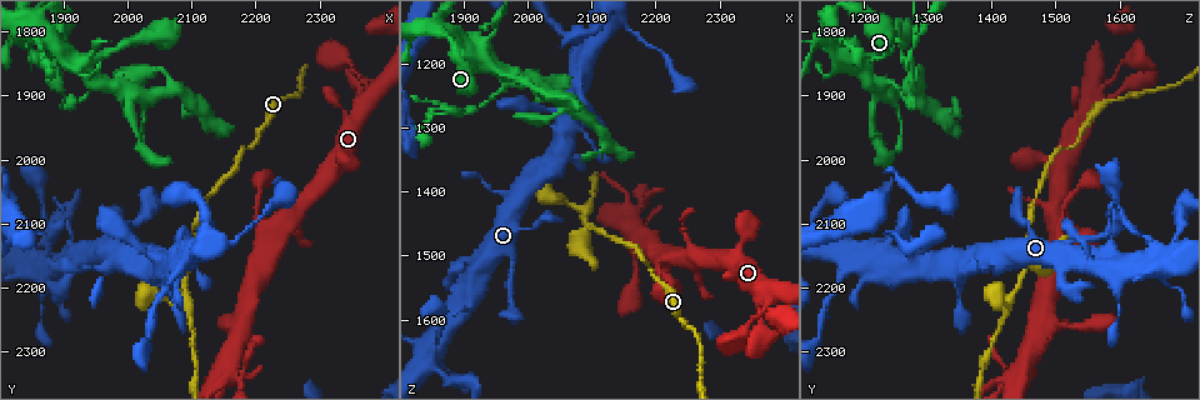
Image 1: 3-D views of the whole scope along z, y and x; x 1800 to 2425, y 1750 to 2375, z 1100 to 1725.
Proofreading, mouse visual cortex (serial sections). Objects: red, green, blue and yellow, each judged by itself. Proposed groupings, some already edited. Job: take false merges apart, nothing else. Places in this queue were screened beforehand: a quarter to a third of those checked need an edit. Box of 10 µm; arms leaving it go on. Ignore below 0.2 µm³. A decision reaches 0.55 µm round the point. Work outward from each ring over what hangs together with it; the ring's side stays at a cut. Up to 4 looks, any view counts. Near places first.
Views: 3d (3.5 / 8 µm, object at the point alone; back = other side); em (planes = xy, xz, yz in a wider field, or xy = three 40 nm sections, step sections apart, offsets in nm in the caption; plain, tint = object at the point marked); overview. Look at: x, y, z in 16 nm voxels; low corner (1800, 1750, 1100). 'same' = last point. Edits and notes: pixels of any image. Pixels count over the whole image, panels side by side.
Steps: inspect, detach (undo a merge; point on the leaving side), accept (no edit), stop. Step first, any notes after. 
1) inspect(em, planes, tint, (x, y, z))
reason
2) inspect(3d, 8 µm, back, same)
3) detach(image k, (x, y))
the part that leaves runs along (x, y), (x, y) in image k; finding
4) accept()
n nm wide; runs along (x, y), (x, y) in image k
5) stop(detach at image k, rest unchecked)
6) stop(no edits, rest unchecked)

inspect(3d, 3.5 µm, (2095, 2165, 1455))
narrows sharply

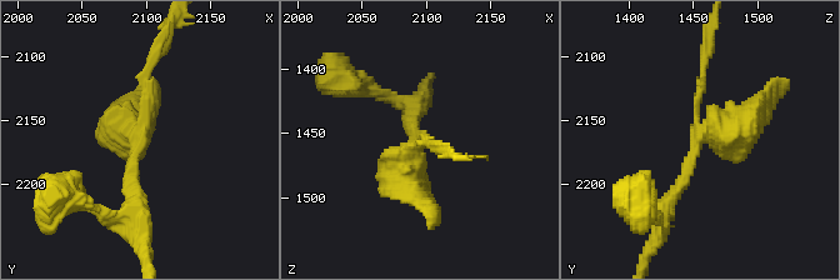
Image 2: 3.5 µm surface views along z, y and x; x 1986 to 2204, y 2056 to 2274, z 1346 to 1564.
inspect(em, xy, step 5, tint, (2092, 2162, 1454))
need the tissue

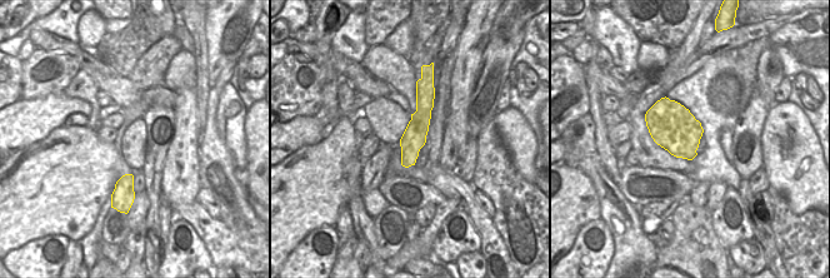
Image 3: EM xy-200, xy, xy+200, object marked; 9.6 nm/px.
accept()
runs along (423, 87), (423, 115), (405, 163) in image 3; continuous, no second cell

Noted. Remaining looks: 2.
inspect(3d, 3.5 µm, (2085, 2165, 1180))
sudden change in width

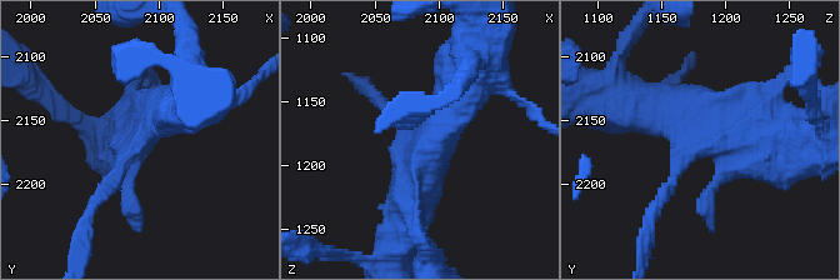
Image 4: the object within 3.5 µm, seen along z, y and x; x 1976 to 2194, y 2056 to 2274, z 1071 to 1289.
inspect(em, xy, step 1, tint, (2084, 2166, 1178))

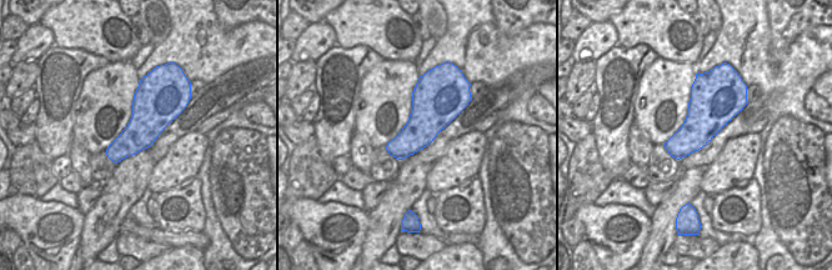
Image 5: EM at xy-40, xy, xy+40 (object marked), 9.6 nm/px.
accept()
380 nm wide; runs along (769, 136), (714, 125), (660, 201) in image 4; continuous, no second cell

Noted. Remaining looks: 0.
stop(no edits, rest unchecked)

